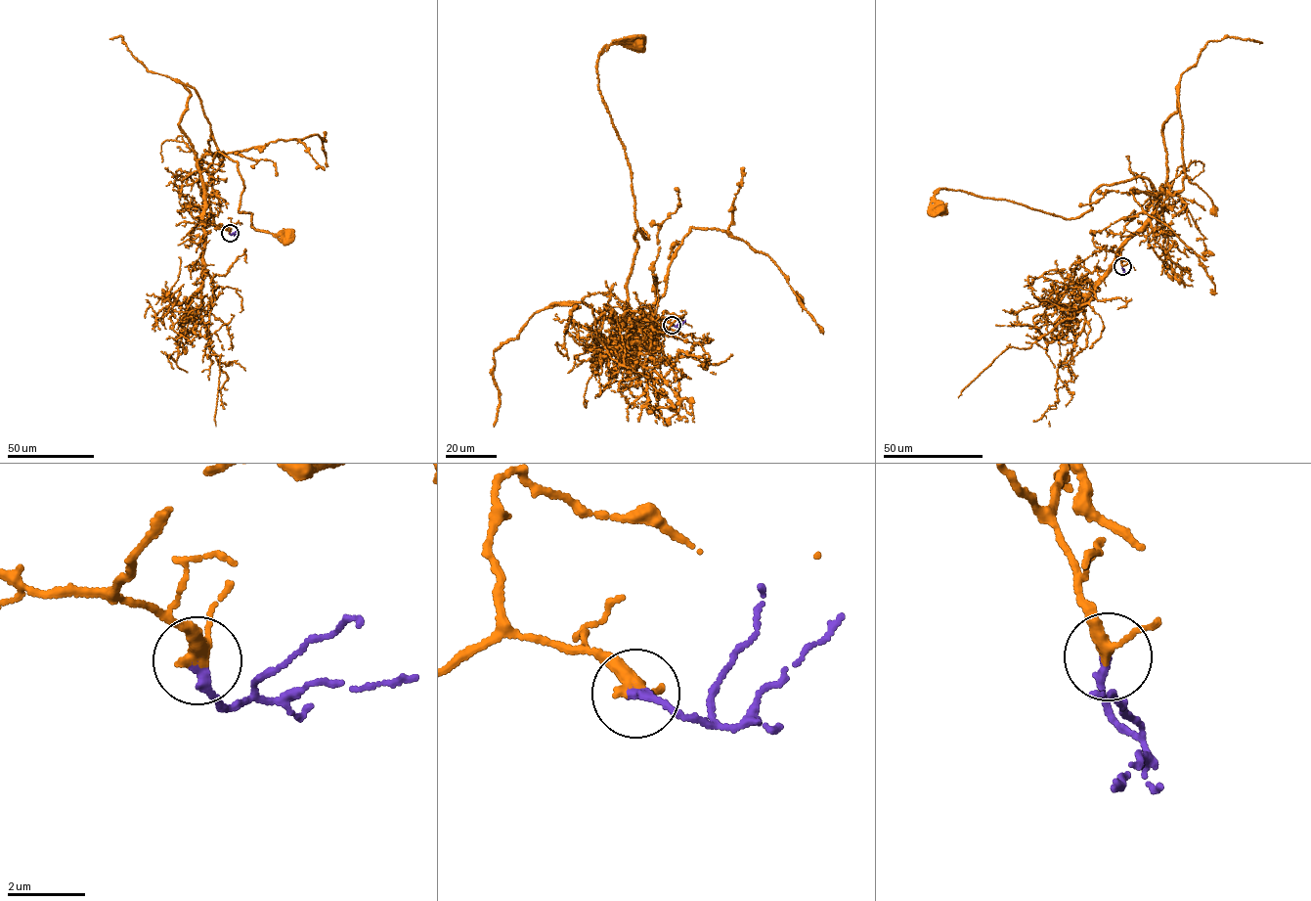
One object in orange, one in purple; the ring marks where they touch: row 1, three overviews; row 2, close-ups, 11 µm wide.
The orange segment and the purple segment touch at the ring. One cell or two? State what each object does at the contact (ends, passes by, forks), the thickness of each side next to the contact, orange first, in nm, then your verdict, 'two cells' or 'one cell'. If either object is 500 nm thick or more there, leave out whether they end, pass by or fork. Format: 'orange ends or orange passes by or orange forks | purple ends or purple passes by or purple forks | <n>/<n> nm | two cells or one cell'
orange passes by | purple ends | 260/280 nm | one cell

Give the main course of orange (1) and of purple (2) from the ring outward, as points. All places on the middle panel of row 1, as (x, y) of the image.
1: (673, 325), (624, 341), (634, 235), (648, 238), (596, 66), (611, 45), (637, 43)
2: (673, 325), (679, 328), (685, 320)

